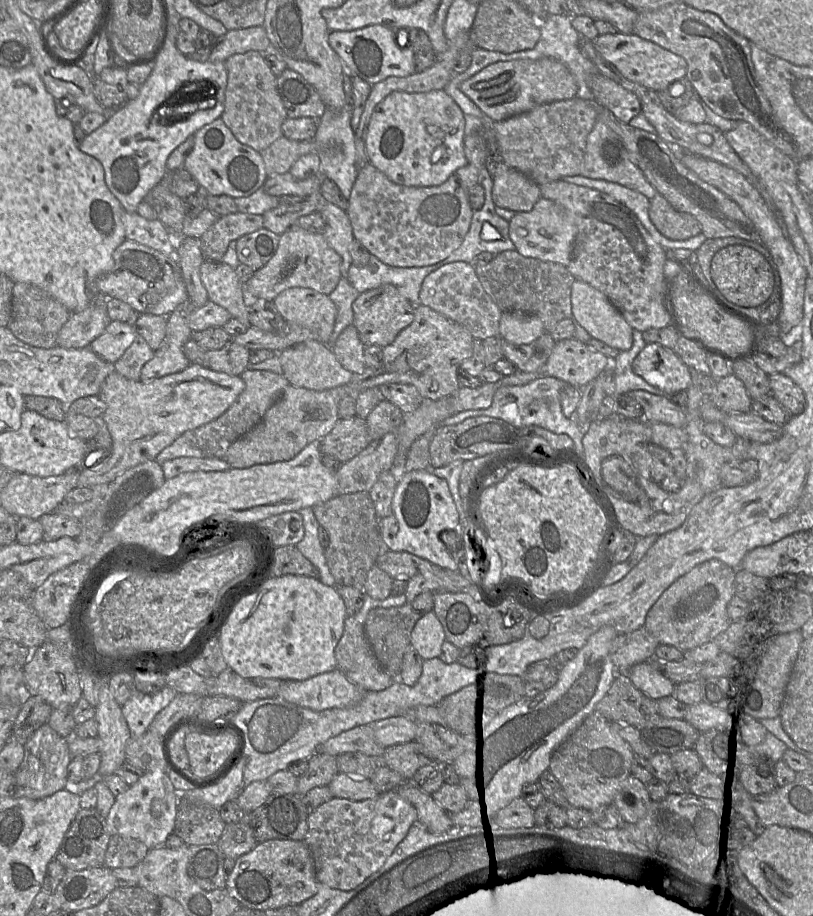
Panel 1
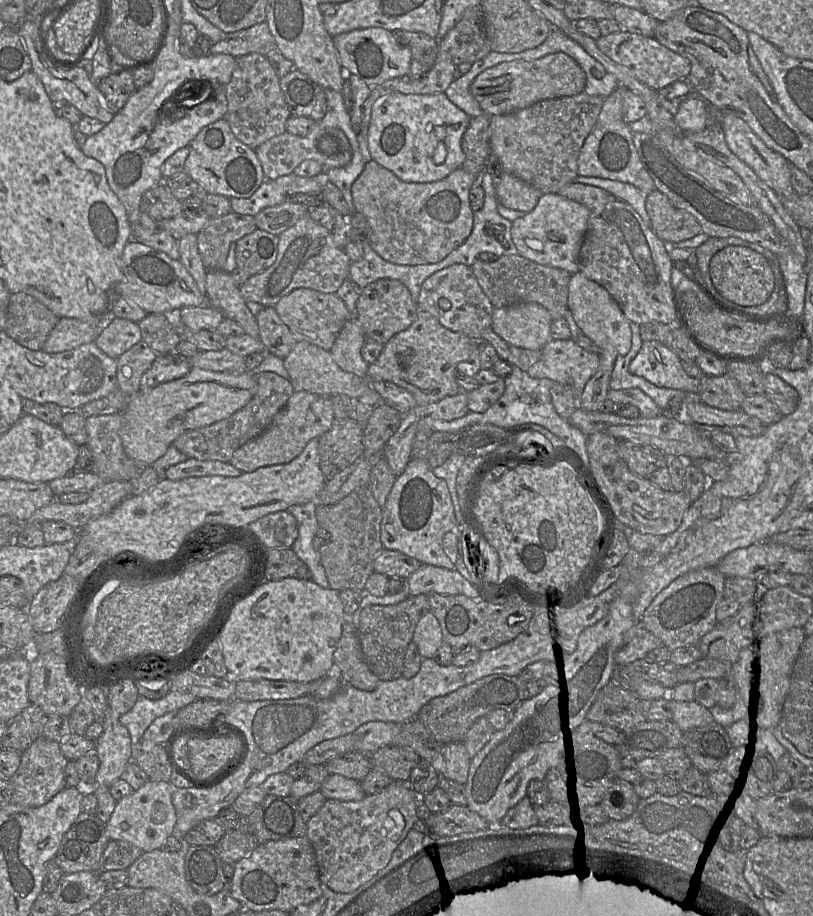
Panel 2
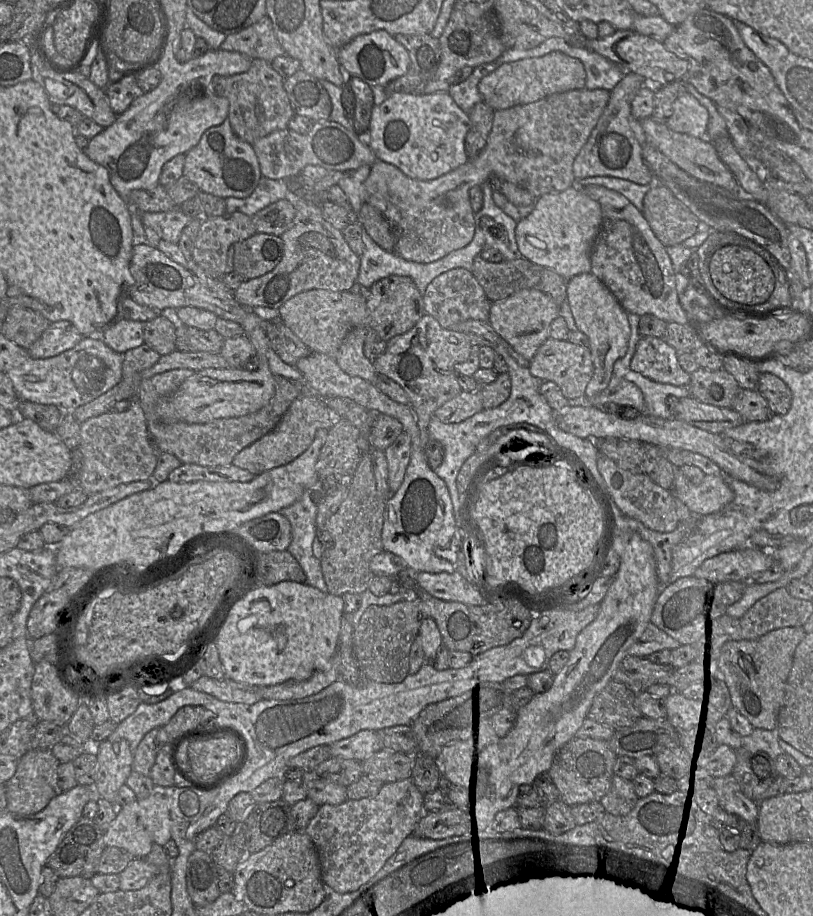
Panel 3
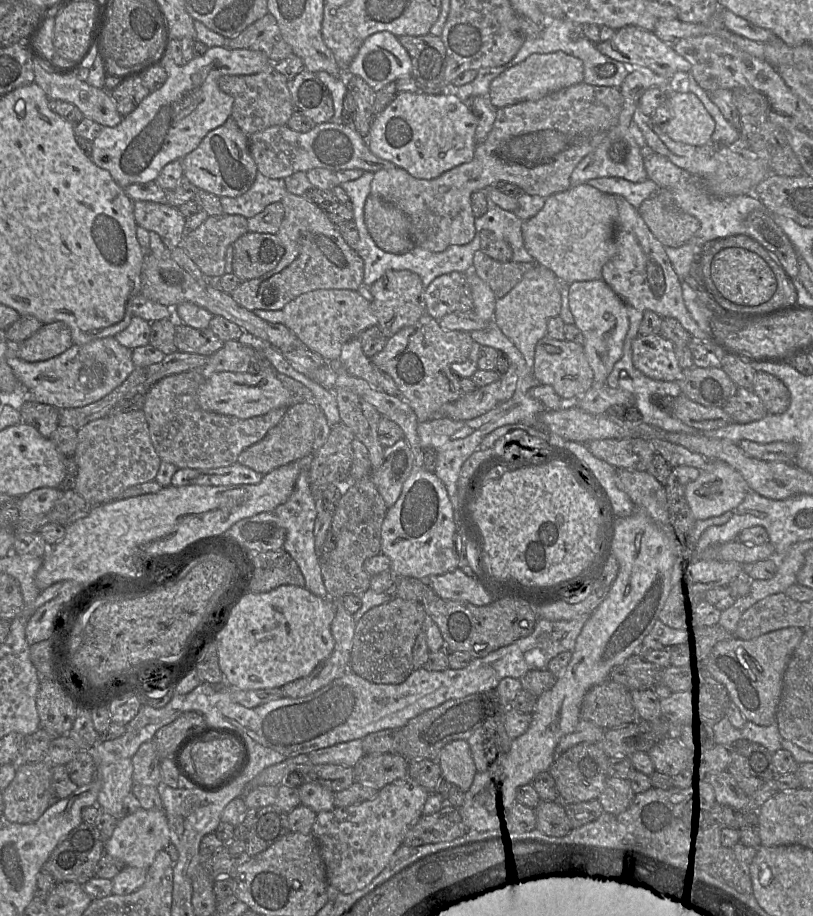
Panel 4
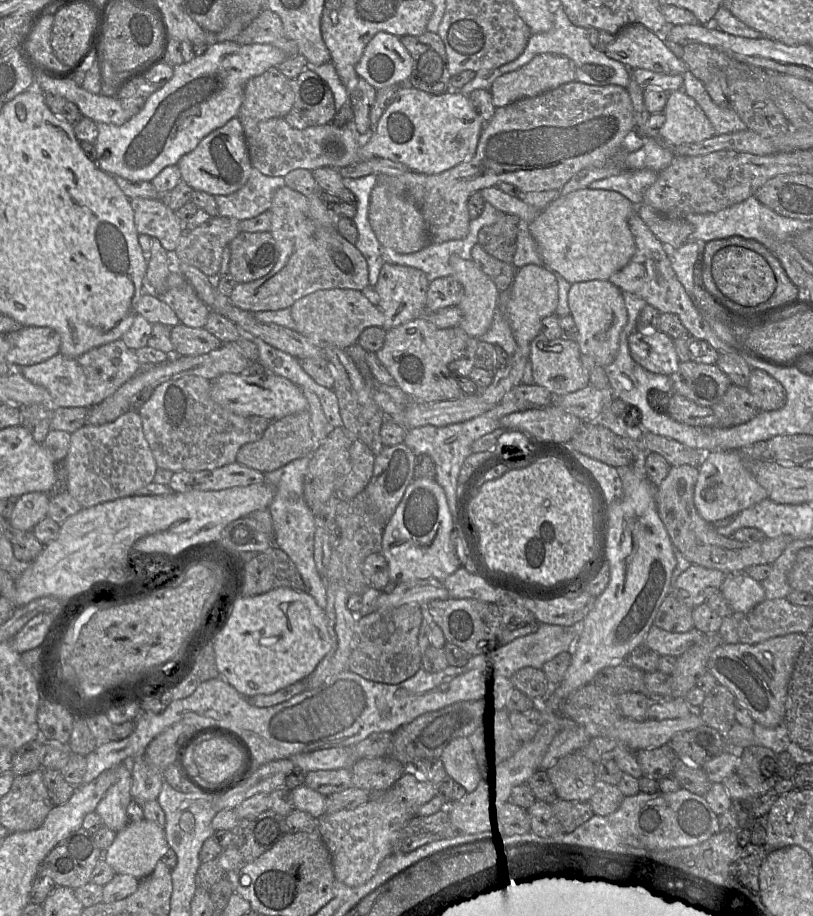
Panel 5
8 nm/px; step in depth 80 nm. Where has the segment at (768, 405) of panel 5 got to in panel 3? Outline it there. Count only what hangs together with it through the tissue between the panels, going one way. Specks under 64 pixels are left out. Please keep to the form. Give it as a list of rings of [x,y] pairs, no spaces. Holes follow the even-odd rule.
[[[760,373],[757,391],[767,400],[773,415],[785,415],[790,410],[792,392],[779,377]]]

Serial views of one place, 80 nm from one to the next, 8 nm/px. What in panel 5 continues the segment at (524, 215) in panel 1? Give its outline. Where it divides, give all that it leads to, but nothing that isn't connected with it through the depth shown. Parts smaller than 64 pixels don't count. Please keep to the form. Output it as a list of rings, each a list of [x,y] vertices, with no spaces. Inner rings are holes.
[[[587,187],[554,199],[528,224],[528,231],[537,245],[544,266],[570,284],[591,280],[608,281],[629,263],[635,253],[635,241],[628,225],[628,219],[634,212],[637,212],[637,206],[620,193]]]

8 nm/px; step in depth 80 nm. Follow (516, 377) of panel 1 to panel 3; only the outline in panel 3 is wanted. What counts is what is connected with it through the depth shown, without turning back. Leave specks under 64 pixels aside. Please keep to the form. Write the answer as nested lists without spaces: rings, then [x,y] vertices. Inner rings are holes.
[[[549,337],[530,361],[529,371],[536,378],[554,382],[570,402],[587,400],[585,388],[593,374],[593,362],[589,348],[573,344],[568,340],[561,341]]]

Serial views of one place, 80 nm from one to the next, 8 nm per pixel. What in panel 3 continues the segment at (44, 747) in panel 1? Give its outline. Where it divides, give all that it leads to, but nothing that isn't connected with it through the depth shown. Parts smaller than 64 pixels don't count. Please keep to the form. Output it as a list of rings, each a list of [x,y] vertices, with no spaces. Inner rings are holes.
[[[30,749],[19,760],[14,776],[5,784],[7,807],[5,811],[27,817],[42,811],[49,802],[61,794],[57,769],[59,760],[51,749]]]

